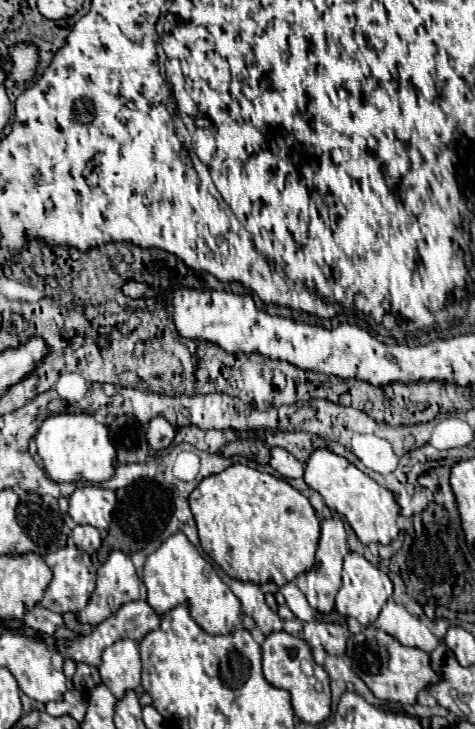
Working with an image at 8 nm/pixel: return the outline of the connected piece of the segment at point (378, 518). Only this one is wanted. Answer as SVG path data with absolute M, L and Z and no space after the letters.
M314 450L310 460L306 462L304 482L324 498L330 510L342 514L348 520L348 524L352 526L362 544L390 544L398 536L396 516L400 508L394 500L394 494L378 482L374 482L346 458L336 456L330 450Z

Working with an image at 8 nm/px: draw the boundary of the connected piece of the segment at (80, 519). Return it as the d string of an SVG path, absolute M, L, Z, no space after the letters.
M84 486L76 488L68 502L68 514L76 524L88 524L98 530L106 530L116 506L116 494L100 486Z

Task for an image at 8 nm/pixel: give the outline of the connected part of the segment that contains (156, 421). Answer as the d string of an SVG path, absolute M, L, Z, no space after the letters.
M156 416L150 420L150 426L148 426L148 432L146 432L146 438L148 438L148 444L152 446L152 450L164 450L172 444L176 436L176 428L162 416Z

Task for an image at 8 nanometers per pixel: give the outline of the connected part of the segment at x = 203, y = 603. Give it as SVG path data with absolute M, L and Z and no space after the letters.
M182 532L170 536L154 554L148 556L142 580L148 590L148 604L160 616L180 604L186 604L190 606L190 614L196 624L208 634L230 634L242 624L240 600Z

